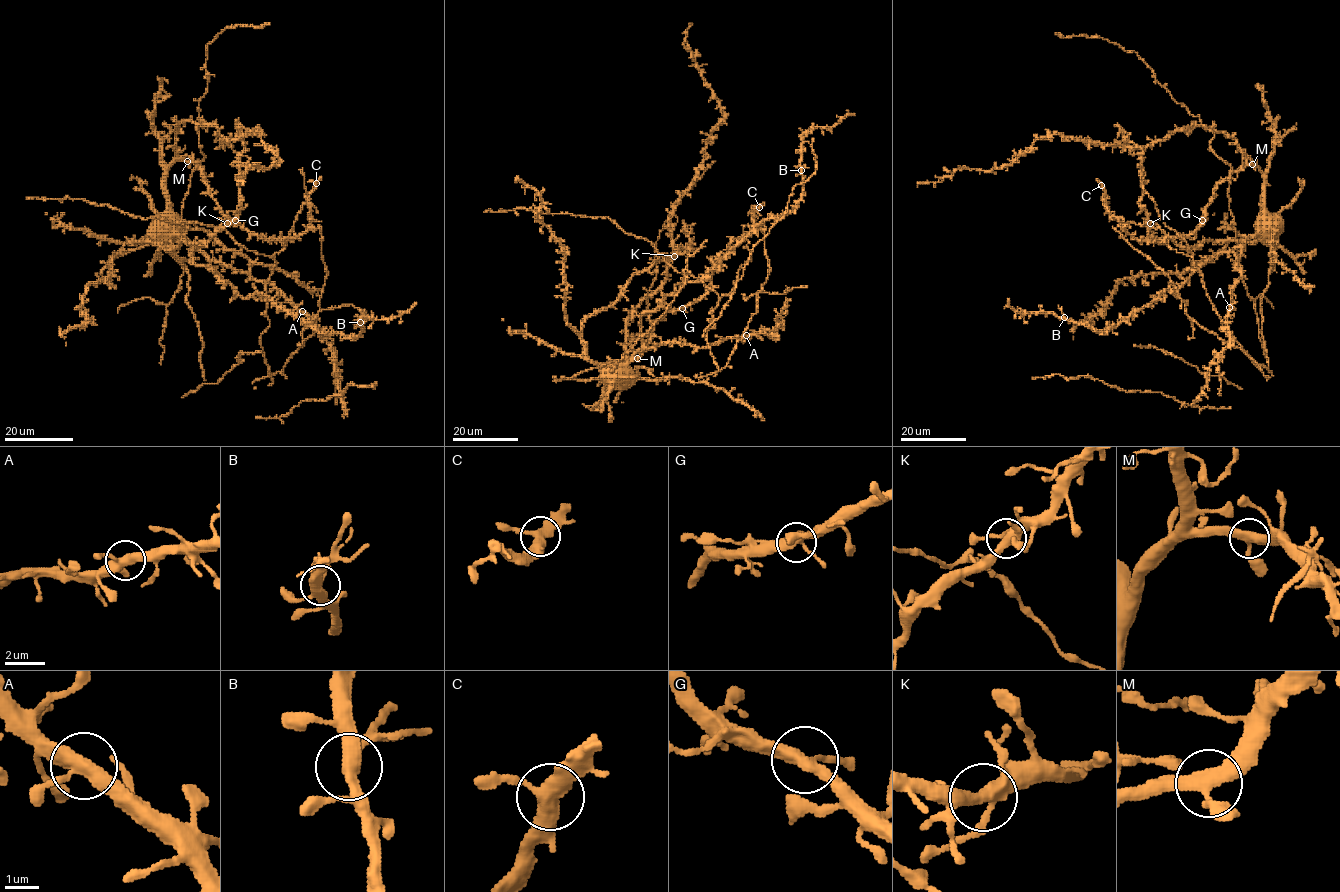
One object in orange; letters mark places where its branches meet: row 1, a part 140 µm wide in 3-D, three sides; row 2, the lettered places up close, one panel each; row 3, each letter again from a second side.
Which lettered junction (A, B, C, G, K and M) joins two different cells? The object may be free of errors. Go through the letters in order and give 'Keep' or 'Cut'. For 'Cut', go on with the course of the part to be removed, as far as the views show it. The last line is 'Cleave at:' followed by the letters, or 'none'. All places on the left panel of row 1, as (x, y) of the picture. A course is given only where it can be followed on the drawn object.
A: Keep
B: Keep
C: Keep
G: Keep
K: Keep
M: Keep
Cleave at: none

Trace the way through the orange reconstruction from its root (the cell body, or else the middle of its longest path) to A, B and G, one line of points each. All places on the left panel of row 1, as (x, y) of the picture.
A: (171, 221), (178, 234), (209, 259), (272, 284), (302, 311)
B: (171, 221), (194, 247), (191, 260), (208, 266), (241, 296), (263, 293), (319, 332), (357, 336), (360, 322)
G: (171, 221), (165, 172), (178, 160), (191, 161), (200, 170), (210, 197), (225, 215), (235, 220)

